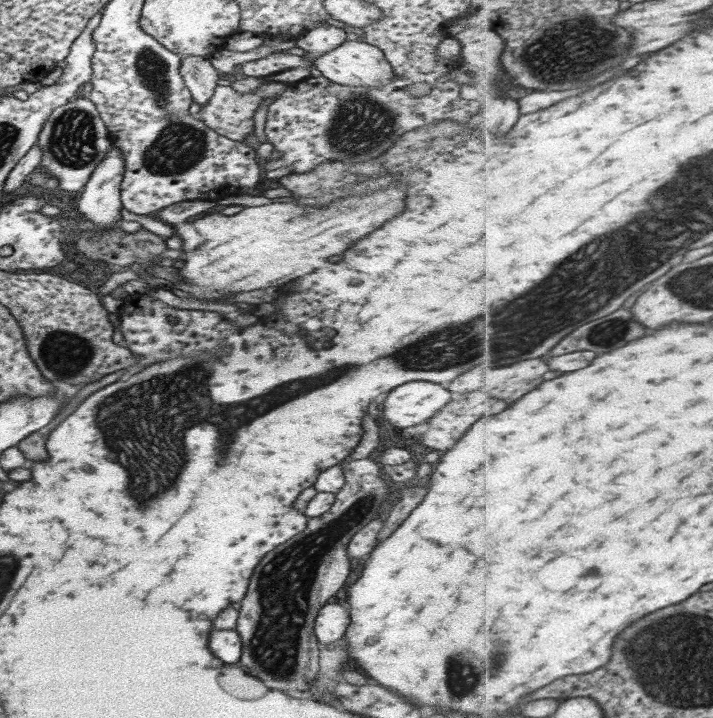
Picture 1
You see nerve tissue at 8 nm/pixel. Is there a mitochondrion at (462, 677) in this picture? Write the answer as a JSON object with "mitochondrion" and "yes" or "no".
{"mitochondrion":"yes"}

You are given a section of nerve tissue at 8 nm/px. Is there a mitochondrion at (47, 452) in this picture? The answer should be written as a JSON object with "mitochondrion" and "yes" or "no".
{"mitochondrion":"no"}

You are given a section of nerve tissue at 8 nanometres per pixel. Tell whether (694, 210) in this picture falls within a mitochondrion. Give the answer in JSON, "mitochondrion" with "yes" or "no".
{"mitochondrion":"yes"}

